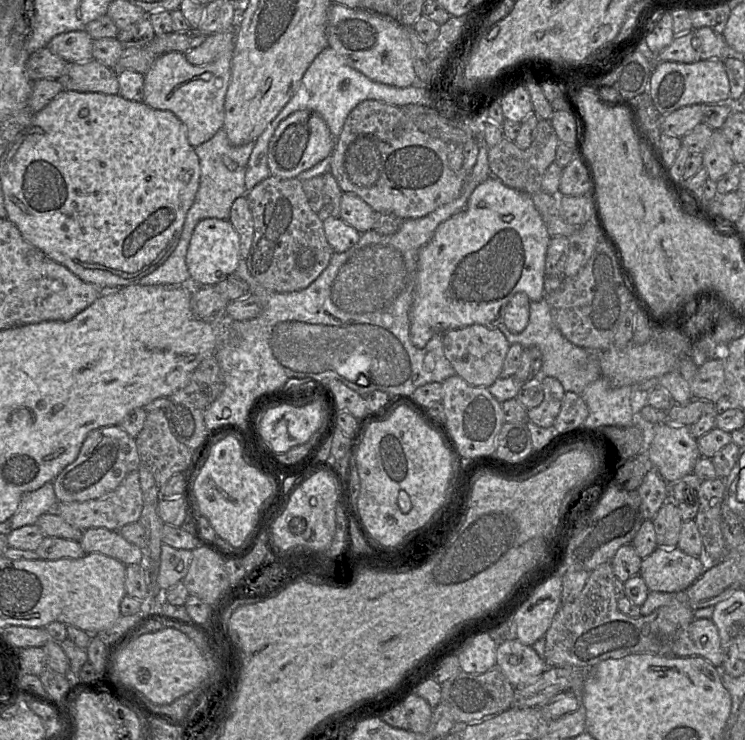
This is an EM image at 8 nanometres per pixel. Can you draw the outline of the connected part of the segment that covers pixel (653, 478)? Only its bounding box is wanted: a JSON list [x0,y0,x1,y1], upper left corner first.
[637,468,672,520]

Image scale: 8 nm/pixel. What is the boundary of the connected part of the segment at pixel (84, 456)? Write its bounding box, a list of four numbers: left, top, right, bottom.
[52,425,140,502]

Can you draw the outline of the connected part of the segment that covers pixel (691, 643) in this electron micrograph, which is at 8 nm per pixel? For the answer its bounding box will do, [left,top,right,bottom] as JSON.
[671,619,723,668]

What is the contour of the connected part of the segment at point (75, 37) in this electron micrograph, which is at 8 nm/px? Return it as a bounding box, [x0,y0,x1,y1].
[47,31,93,63]

